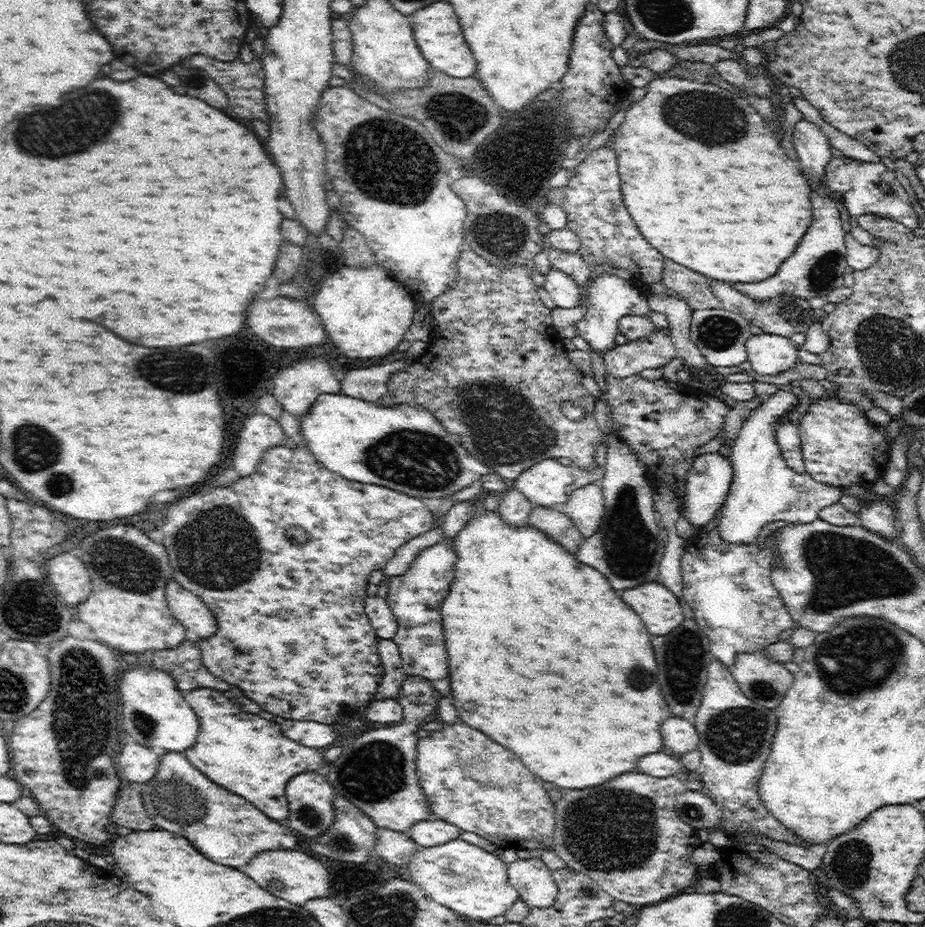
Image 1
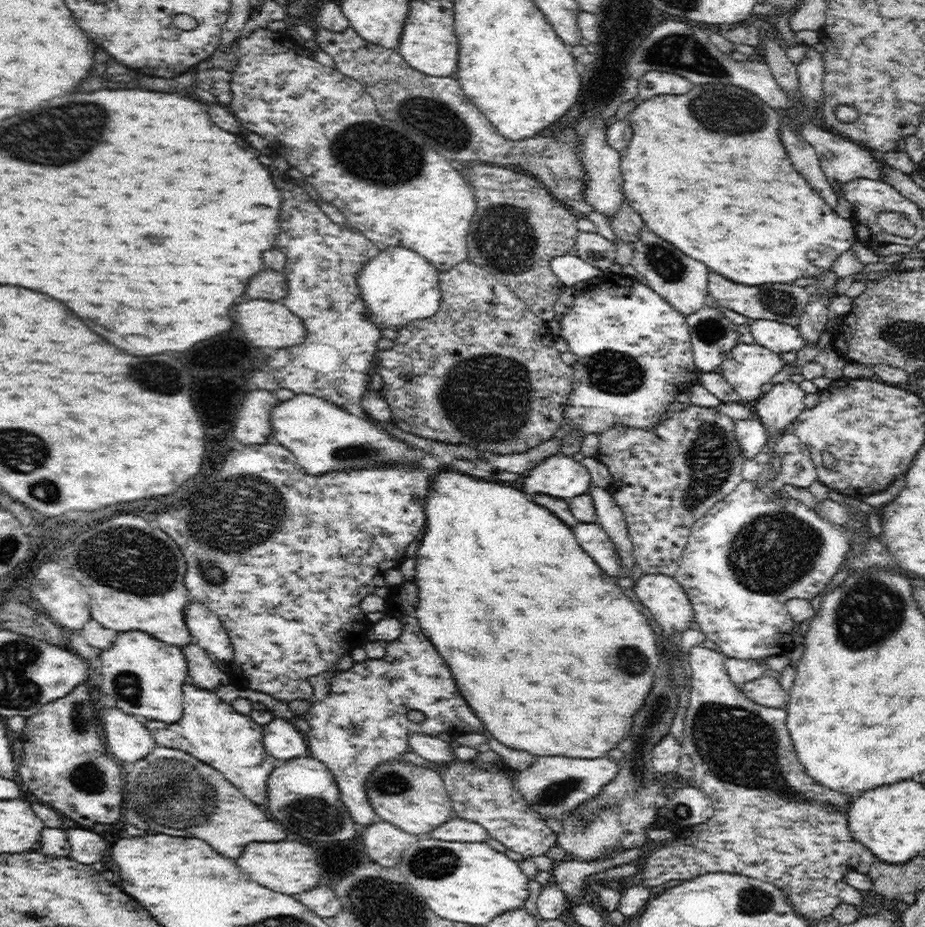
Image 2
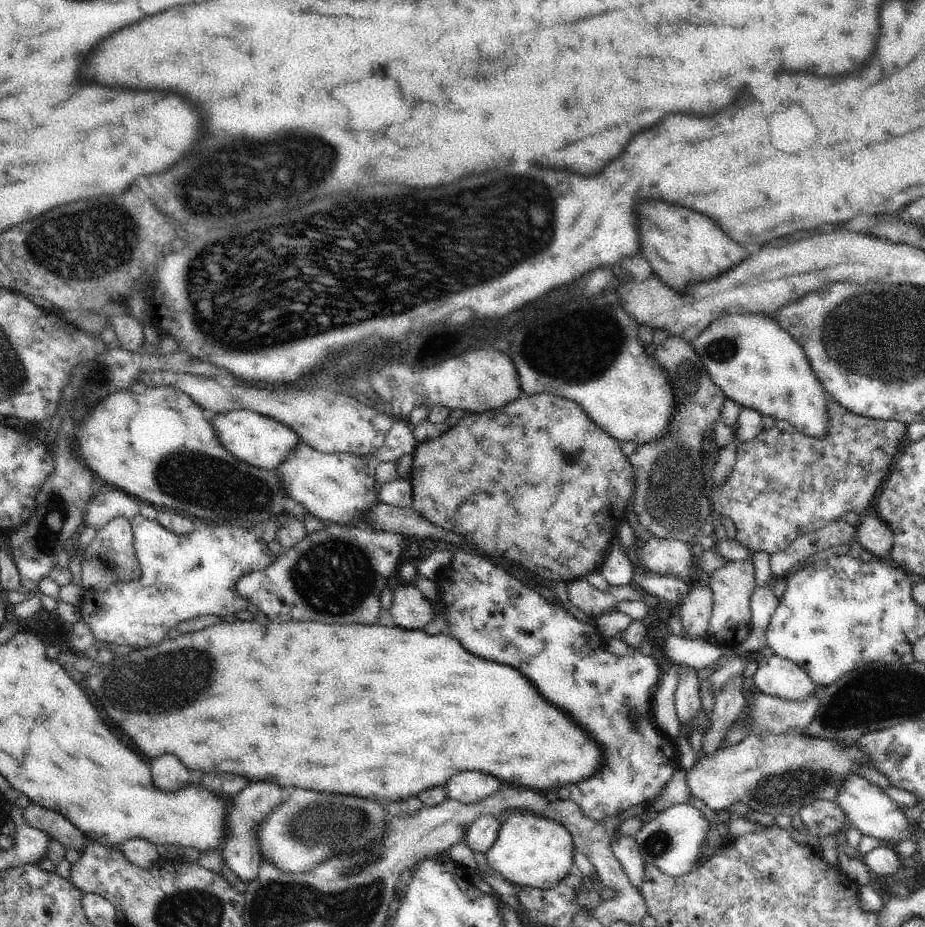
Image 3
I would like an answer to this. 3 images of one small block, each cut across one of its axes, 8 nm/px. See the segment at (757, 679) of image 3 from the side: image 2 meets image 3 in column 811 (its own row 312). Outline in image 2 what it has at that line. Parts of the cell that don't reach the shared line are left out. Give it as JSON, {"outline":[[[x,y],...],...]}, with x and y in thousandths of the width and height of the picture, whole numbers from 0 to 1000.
{"outline":[[[701,248],[692,250],[690,259],[685,261],[685,270],[685,279],[680,292],[695,296],[701,302],[702,310],[742,343],[766,327],[765,289],[759,283],[744,278],[731,265]]]}

